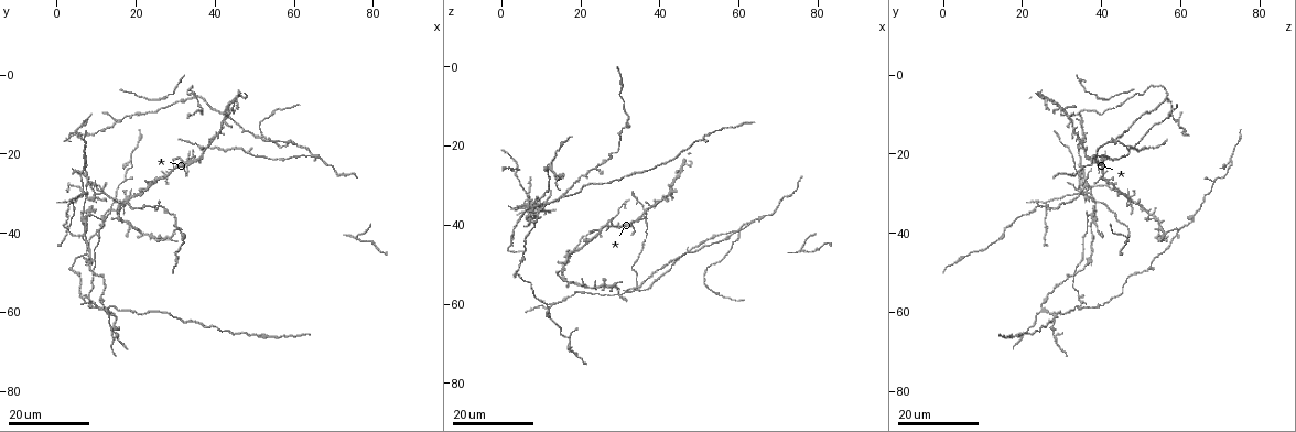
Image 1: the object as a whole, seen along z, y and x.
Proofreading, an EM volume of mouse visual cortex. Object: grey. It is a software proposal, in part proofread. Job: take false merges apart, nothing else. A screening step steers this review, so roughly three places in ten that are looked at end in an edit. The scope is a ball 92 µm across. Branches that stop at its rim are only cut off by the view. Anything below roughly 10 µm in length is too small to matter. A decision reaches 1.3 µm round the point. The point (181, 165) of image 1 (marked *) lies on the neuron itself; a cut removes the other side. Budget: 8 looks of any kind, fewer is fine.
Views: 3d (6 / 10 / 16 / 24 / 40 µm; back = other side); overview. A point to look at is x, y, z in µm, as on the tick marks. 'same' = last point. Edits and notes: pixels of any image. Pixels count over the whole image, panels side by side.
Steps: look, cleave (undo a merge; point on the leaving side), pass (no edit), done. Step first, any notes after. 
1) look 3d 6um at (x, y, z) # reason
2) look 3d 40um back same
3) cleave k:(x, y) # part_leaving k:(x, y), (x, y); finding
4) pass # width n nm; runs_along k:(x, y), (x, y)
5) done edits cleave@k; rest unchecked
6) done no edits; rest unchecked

look 3d 16um at (60.5, 17.0, 41.0) # two arms in line, one across

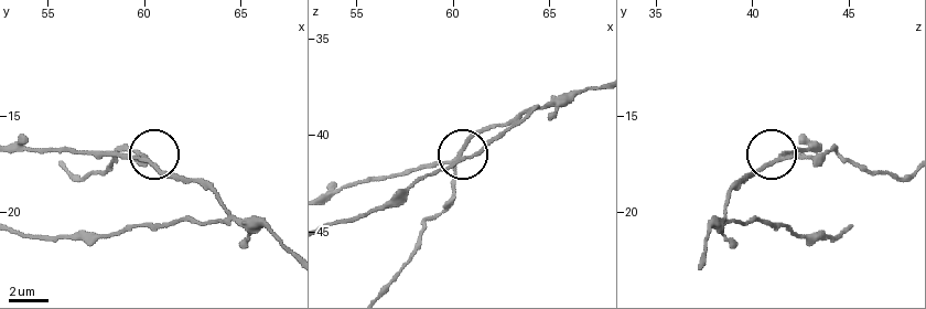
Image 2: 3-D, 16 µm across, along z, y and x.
look 3d 6um at (60.1, 17.2, 41.6)

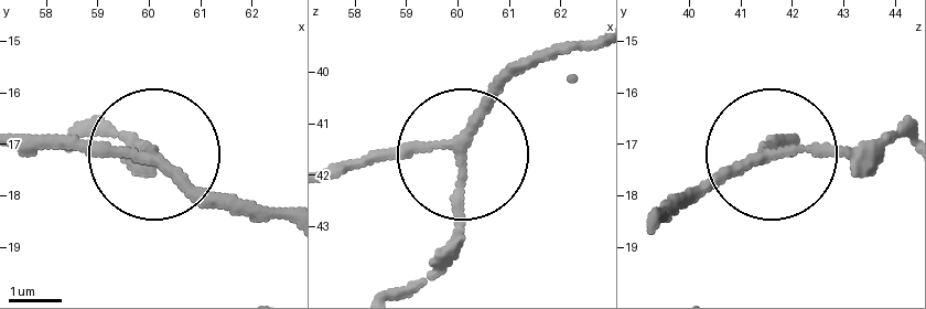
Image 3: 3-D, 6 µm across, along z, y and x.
pass # side_arm 34 um; runs_along 3:(25, 138), (157, 151), (135, 142); one neuron here

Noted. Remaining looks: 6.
look 3d 24um at (76.5, 40.5, 45.5) # thick turns thin

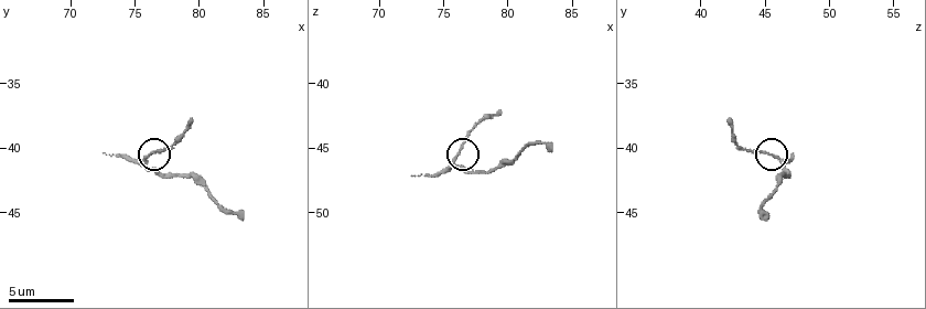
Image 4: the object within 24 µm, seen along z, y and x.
look 3d 10um at (76.2, 40.4, 45.4) # zoom in

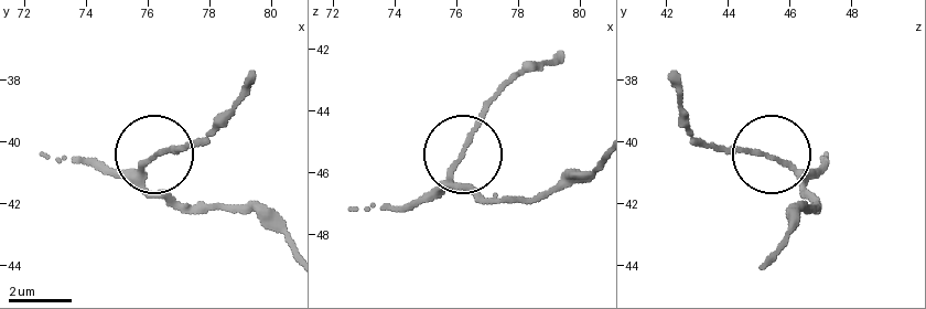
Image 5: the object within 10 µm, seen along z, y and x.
pass # continuous, no second neuron

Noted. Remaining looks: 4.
look 3d 16um at (64.0, 20.5, 39.0)

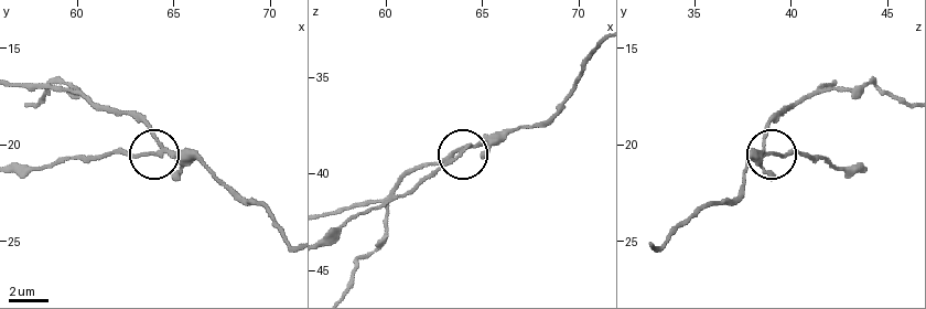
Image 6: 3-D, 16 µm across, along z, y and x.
look 3d 6um at (64.1, 20.5, 38.8) # closer look

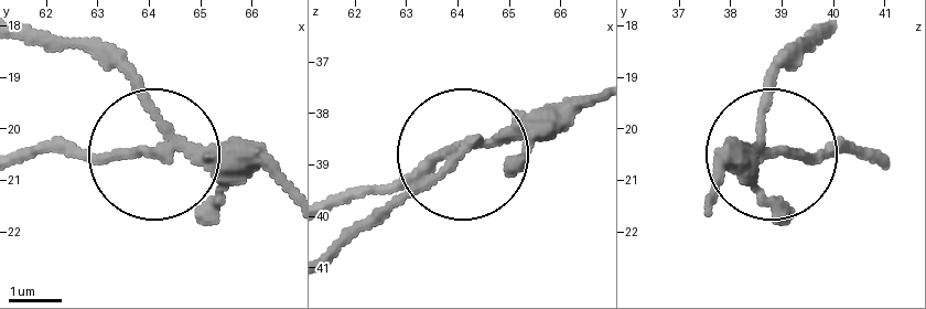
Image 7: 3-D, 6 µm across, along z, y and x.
cleave 7:(99, 157) # side_arm 43 um; part_leaving 7:(158, 153), (30, 153); a second neuron is stuck on

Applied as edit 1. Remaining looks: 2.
done edits cleave@7; rest unchecked

